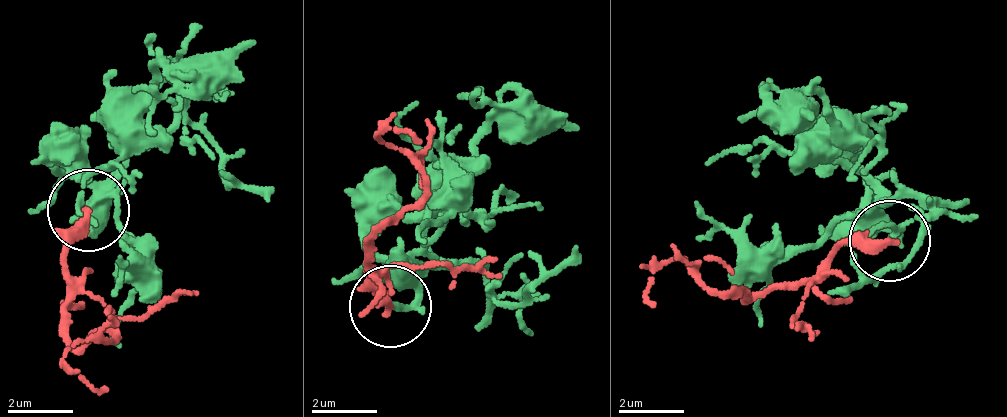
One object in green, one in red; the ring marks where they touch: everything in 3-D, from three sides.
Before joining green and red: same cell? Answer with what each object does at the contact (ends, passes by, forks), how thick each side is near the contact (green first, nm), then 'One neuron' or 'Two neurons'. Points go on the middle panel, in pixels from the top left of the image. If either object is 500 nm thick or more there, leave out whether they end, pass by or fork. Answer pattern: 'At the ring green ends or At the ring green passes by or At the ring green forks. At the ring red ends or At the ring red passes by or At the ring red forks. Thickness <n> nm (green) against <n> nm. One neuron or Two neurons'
At the ring green ends. At the ring red ends. Thickness 200 nm (green) against 320 nm. One neuron

